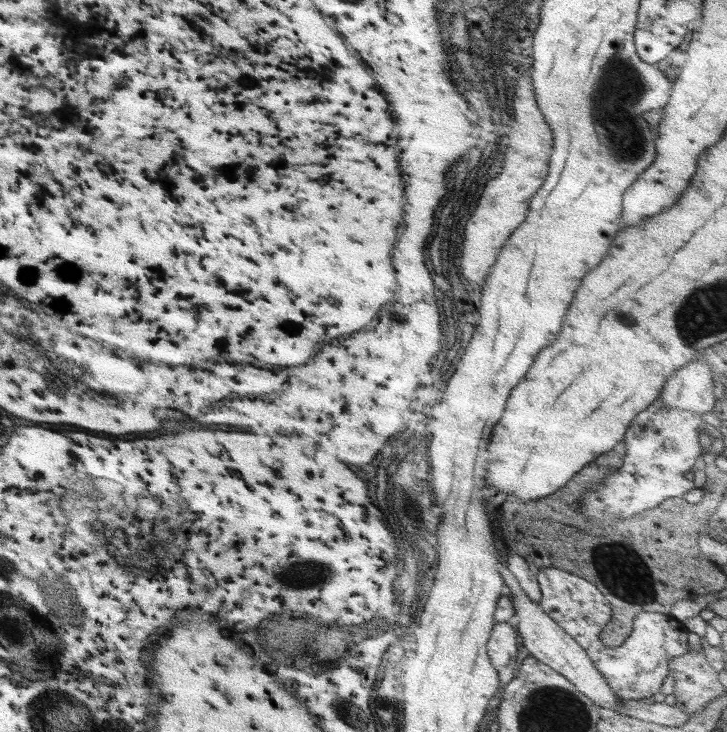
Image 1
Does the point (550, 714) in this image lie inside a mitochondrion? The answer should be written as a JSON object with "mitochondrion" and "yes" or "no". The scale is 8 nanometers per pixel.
{"mitochondrion":"yes"}

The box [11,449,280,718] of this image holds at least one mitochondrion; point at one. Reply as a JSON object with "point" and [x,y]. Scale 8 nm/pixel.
{"point":[80,613]}

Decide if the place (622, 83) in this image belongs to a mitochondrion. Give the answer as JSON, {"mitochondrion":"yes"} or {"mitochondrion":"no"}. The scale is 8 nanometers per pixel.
{"mitochondrion":"yes"}

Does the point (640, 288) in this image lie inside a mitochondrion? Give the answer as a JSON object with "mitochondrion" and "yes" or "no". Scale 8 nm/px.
{"mitochondrion":"no"}

